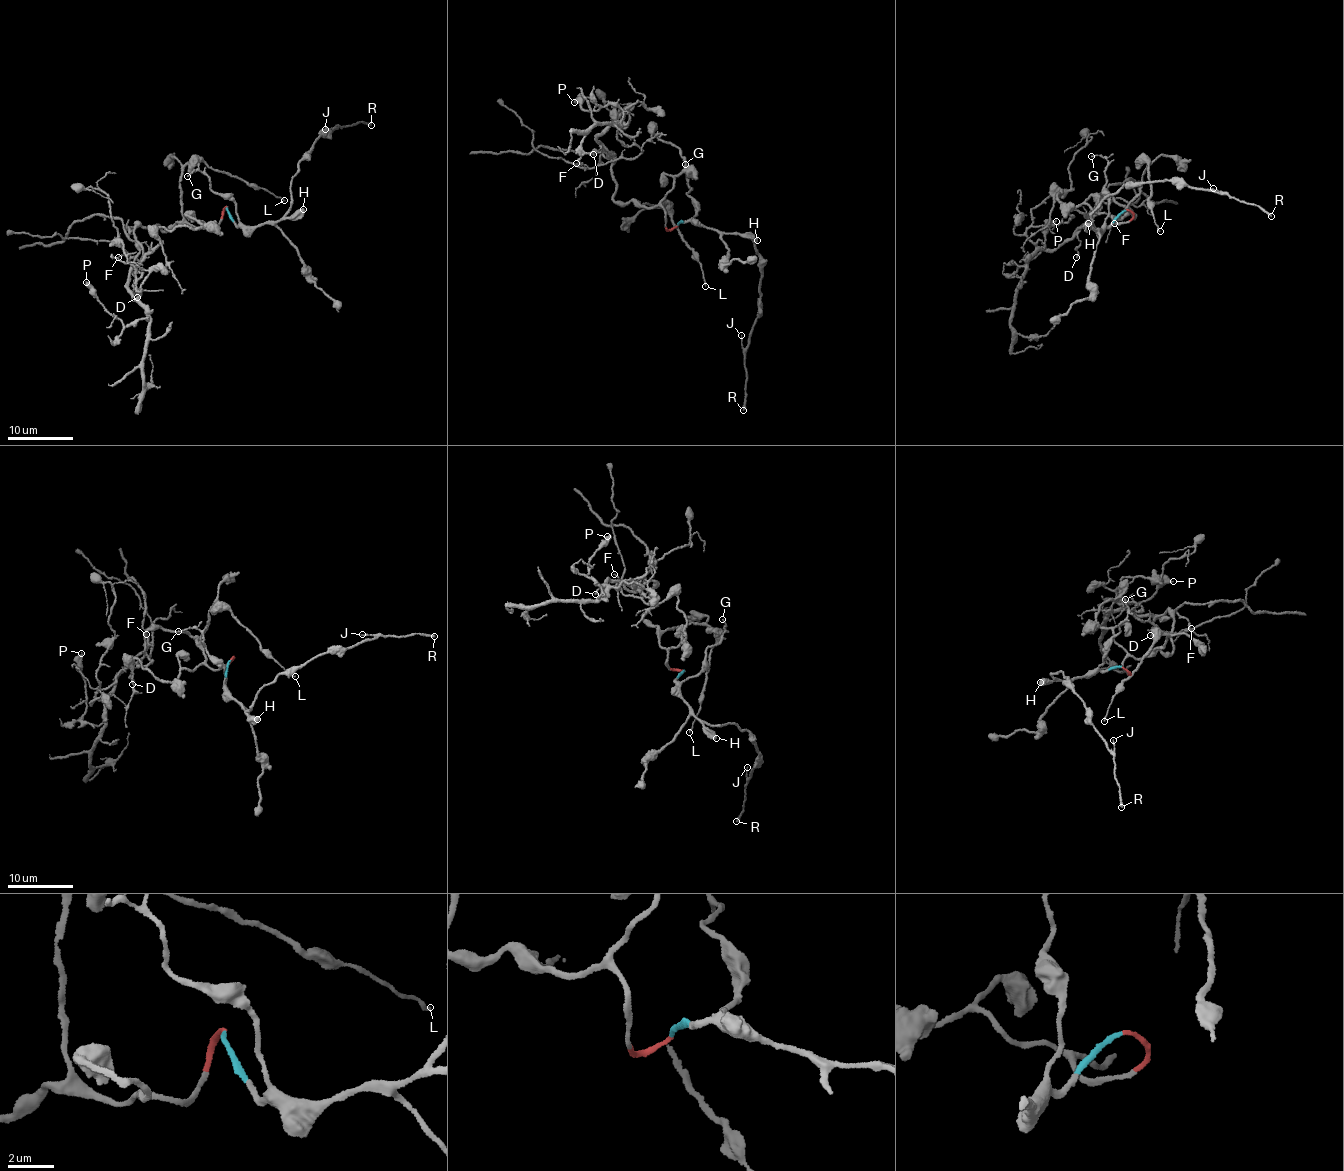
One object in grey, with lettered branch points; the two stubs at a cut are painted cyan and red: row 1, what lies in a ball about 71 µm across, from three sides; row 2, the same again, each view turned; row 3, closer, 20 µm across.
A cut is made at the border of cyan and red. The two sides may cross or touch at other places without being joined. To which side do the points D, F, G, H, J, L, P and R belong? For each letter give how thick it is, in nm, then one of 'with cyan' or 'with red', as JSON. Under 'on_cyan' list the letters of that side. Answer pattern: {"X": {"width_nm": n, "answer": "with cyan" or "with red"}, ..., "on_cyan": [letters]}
{"D": {"width_nm": 120, "answer": "with red"}, "F": {"width_nm": 100, "answer": "with red"}, "G": {"width_nm": 100, "answer": "with cyan"}, "H": {"width_nm": 600, "answer": "with cyan"}, "J": {"width_nm": 110, "answer": "with cyan"}, "L": {"width_nm": 150, "answer": "with red"}, "P": {"width_nm": 340, "answer": "with red"}, "R": {"width_nm": 240, "answer": "with cyan"}, "on_cyan": ["G", "H", "J", "R"]}

